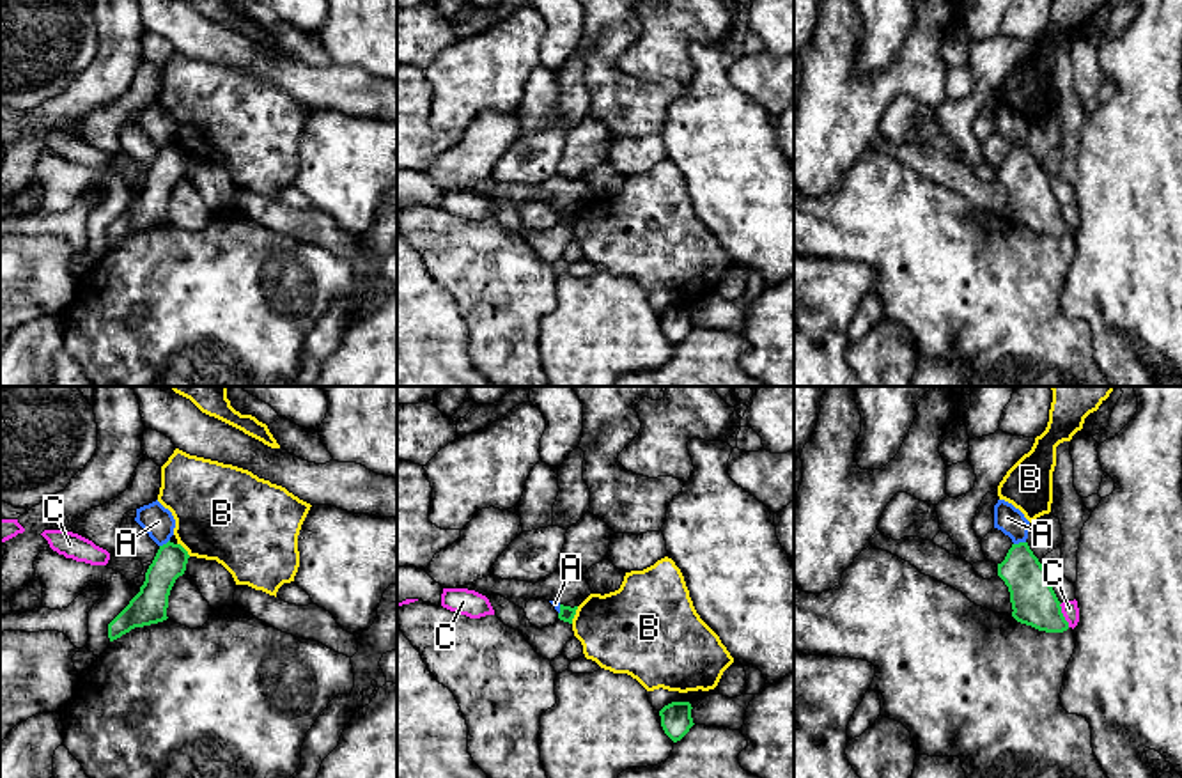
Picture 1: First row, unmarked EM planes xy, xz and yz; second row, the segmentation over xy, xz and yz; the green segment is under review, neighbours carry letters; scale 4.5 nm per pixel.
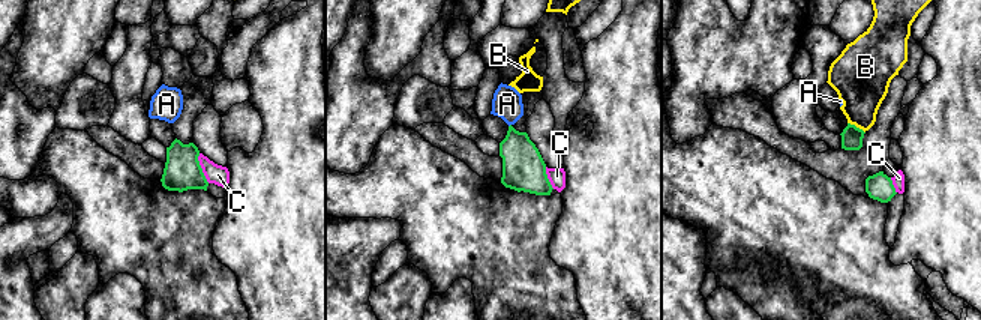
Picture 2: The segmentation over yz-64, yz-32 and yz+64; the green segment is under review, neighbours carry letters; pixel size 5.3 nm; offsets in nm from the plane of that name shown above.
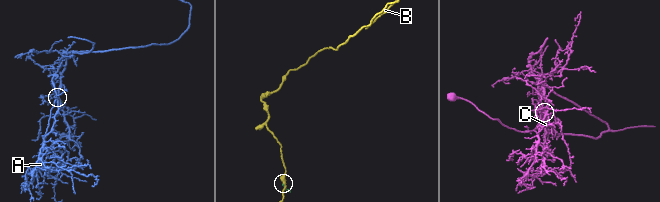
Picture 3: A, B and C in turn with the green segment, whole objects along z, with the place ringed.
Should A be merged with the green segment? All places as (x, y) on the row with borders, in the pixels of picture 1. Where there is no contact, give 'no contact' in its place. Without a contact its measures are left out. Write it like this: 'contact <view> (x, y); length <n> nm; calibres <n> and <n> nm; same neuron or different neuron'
contact yz (1019, 543); length 60 nm; calibres 200 and 120 nm; different neuron

